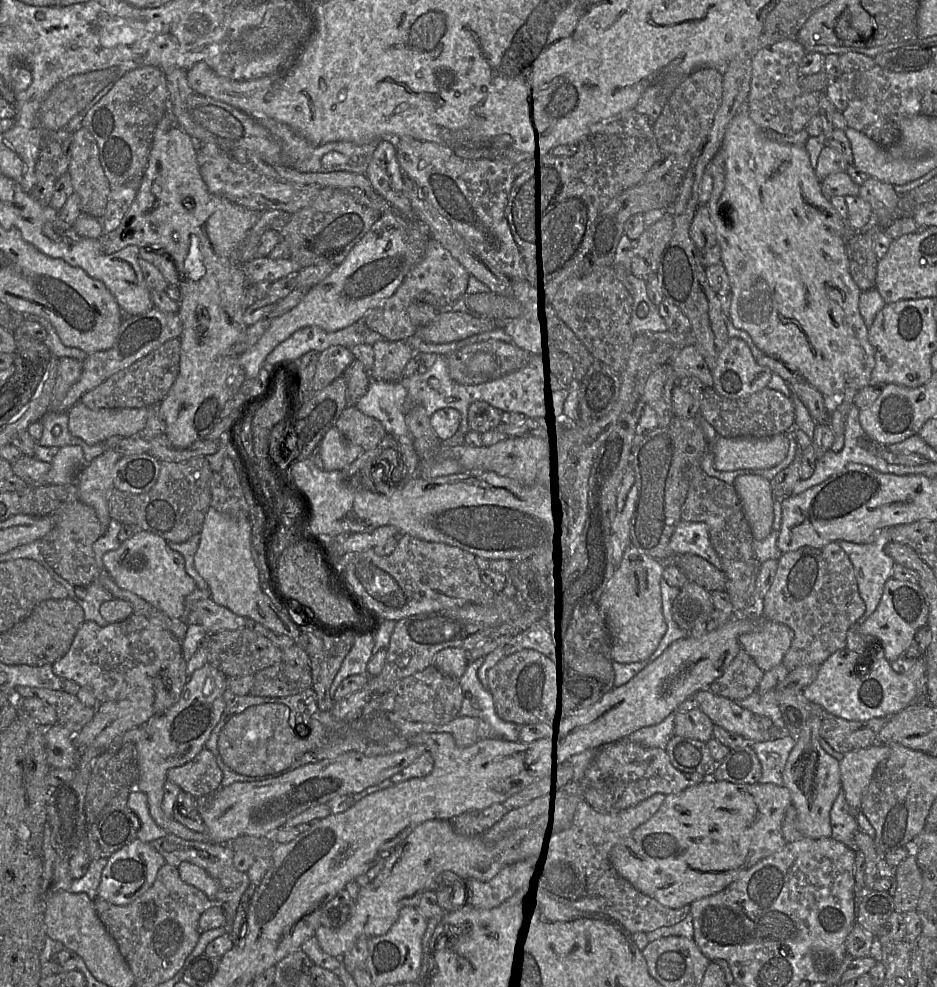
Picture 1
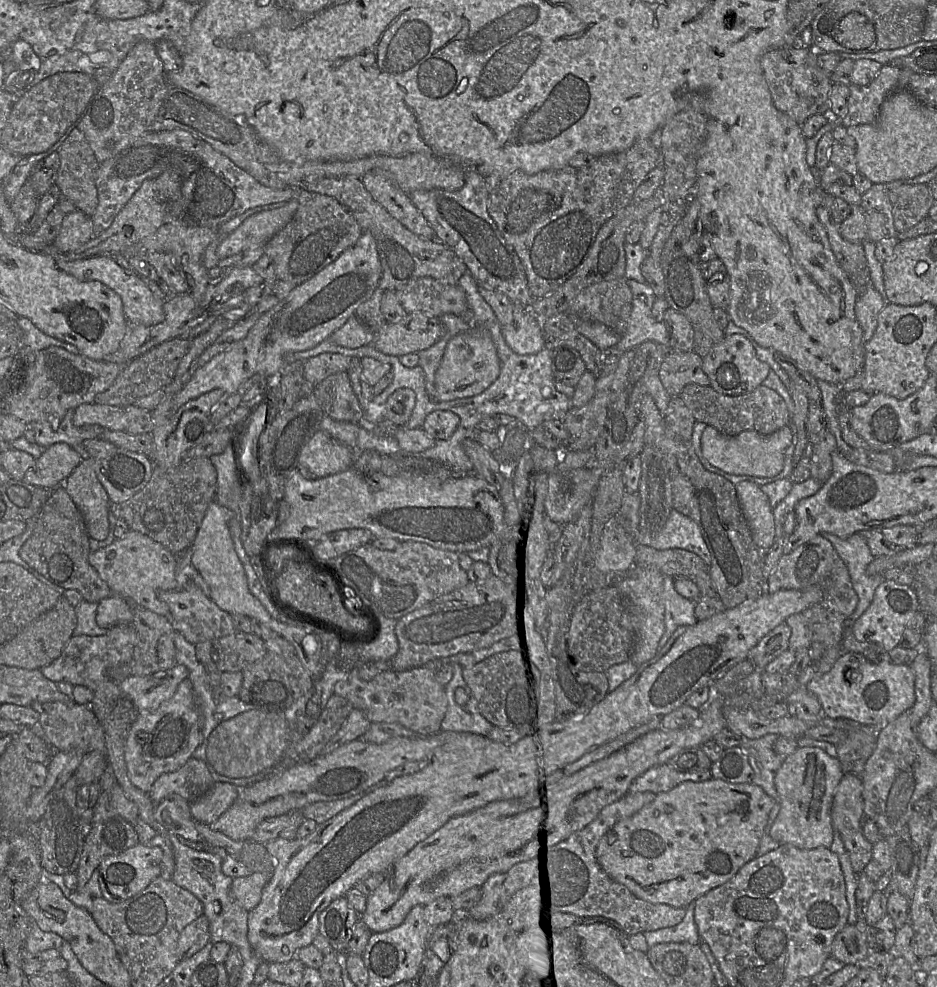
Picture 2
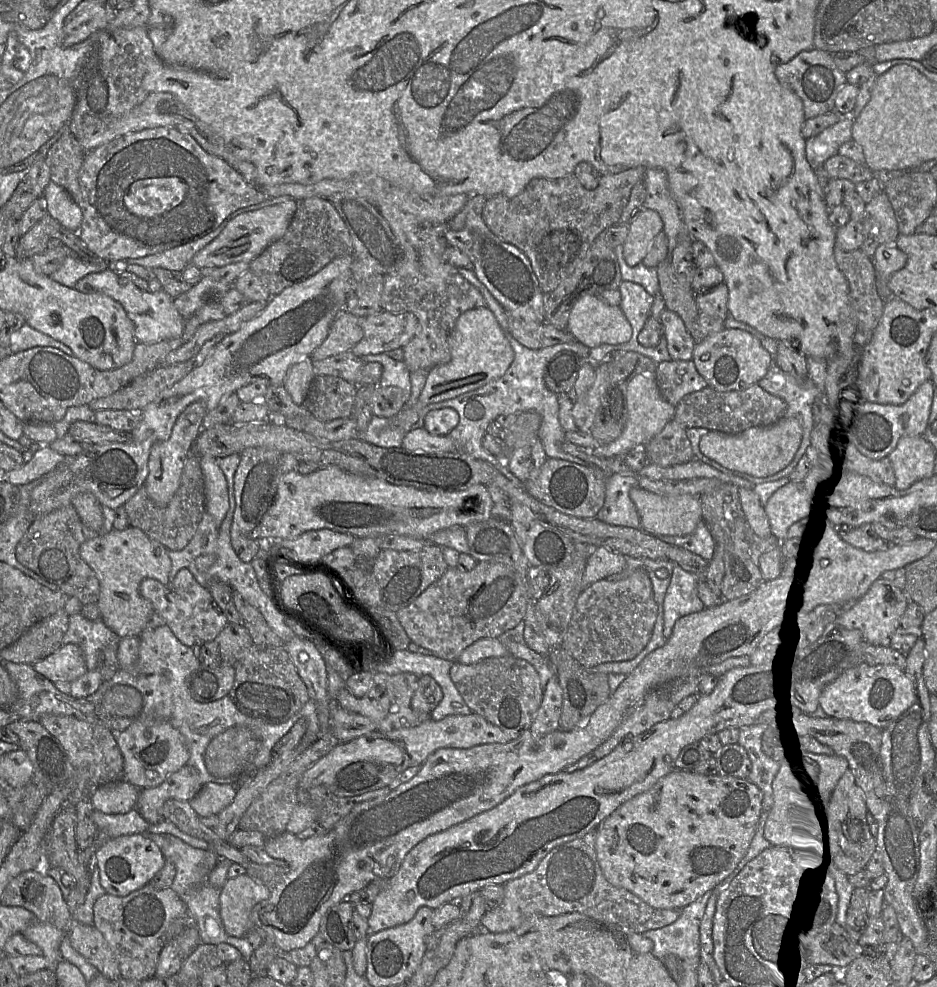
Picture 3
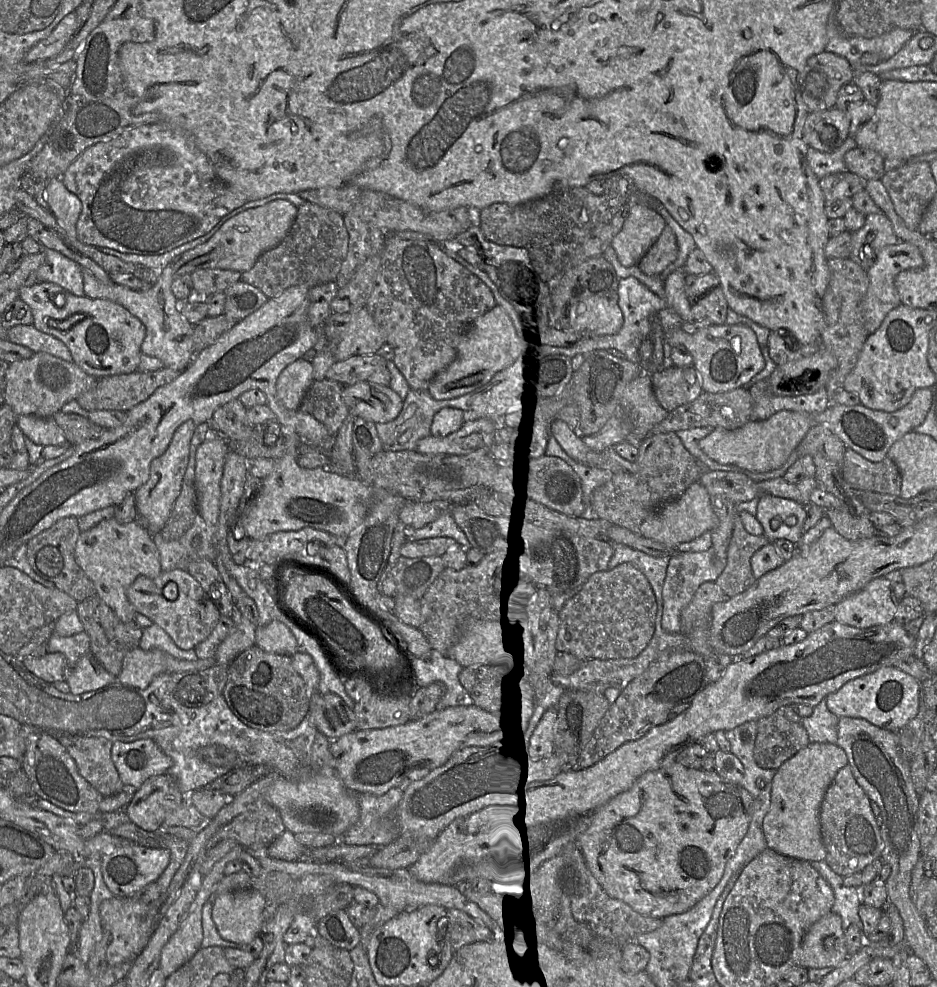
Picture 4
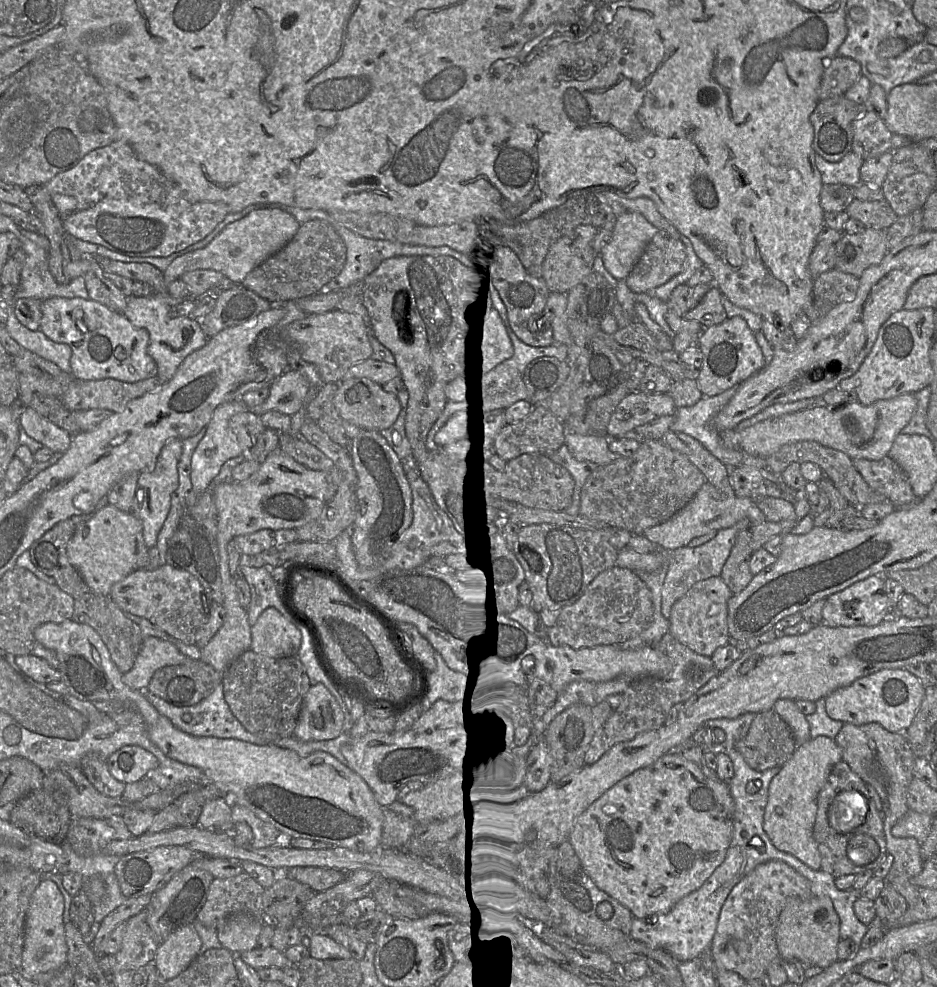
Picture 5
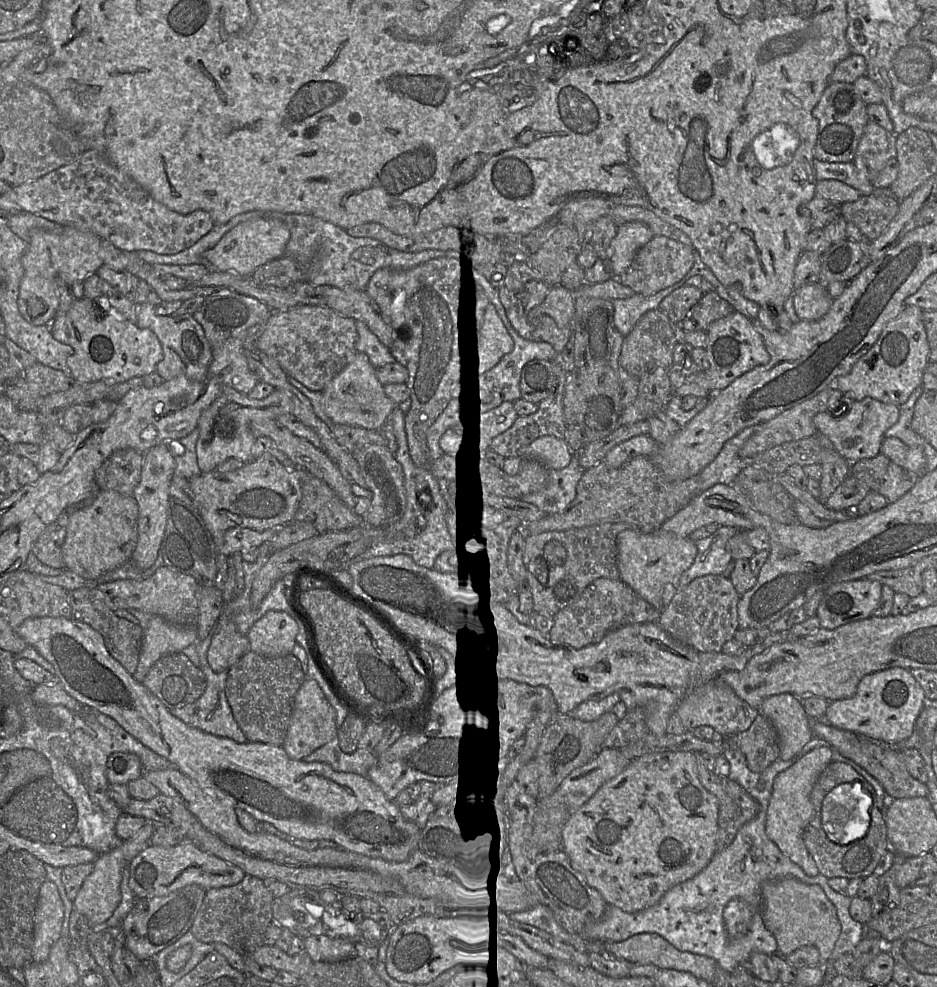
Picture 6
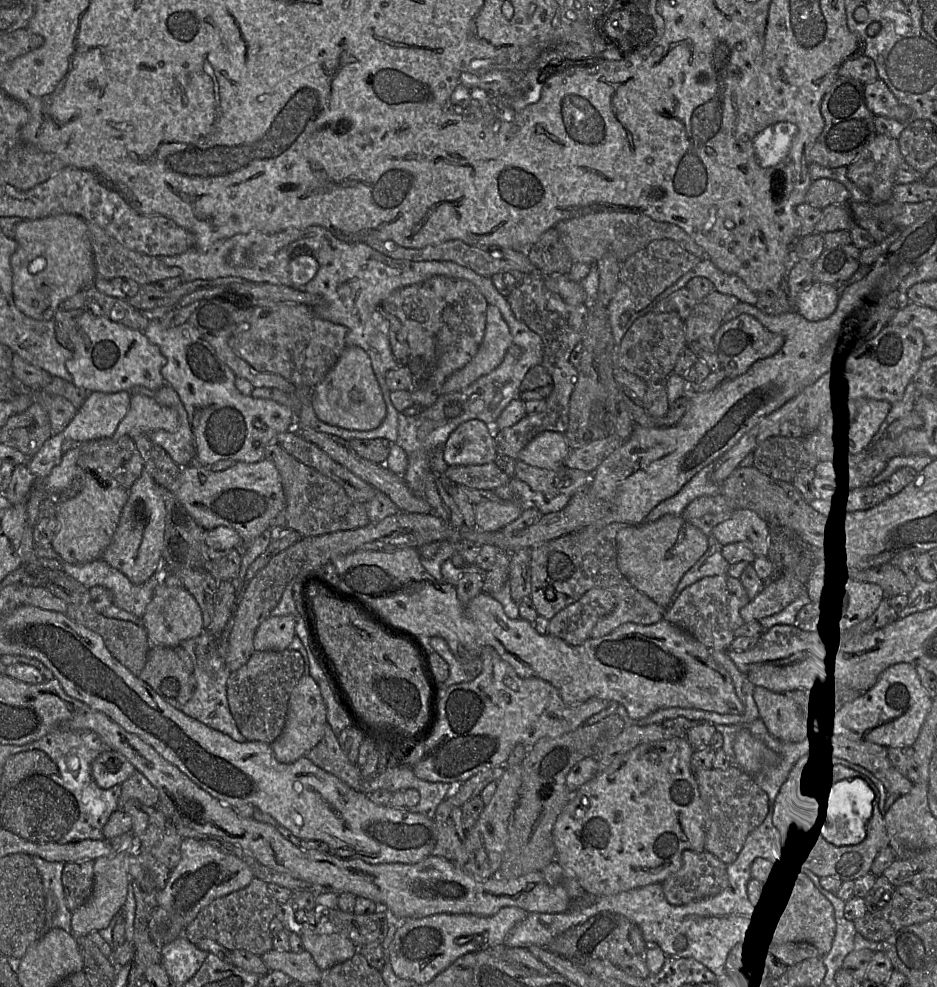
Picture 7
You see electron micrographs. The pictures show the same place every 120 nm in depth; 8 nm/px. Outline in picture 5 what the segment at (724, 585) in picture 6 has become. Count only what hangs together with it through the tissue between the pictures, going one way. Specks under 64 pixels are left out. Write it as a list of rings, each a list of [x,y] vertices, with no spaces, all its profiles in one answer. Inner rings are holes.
[[[720,576],[711,577],[695,583],[687,593],[673,605],[669,618],[669,634],[694,652],[711,657],[717,648],[729,644],[731,641],[728,631],[727,616],[728,601],[732,596],[733,593]]]

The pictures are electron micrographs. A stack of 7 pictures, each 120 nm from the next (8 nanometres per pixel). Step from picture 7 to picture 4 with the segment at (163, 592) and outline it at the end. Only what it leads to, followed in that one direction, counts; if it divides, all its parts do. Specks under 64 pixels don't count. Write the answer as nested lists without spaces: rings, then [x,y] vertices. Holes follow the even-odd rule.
[[[136,647],[125,655],[117,680],[123,685],[145,689],[159,674],[201,671],[215,665],[215,658],[180,660],[157,648],[142,650]]]

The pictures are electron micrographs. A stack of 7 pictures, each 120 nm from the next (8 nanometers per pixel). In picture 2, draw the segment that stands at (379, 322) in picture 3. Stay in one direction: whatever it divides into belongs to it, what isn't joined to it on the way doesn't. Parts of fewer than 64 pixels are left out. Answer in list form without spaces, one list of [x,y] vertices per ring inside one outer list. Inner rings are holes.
[[[413,312],[398,322],[383,325],[374,334],[373,346],[386,355],[399,357],[425,350],[444,335],[439,317]]]

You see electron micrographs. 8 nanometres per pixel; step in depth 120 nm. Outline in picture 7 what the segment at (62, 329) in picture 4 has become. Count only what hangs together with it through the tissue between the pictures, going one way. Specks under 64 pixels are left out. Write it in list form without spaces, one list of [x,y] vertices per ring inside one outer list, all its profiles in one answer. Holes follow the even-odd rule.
[[[84,309],[73,334],[73,344],[73,356],[65,366],[73,377],[73,384],[88,392],[115,393],[130,391],[136,386],[155,391],[165,384],[161,369],[167,359],[142,331]]]

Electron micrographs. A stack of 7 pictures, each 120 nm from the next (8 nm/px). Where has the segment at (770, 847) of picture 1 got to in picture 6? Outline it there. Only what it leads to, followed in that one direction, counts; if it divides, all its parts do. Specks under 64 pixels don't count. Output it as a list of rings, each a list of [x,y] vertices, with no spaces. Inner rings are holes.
[[[646,753],[631,760],[621,773],[569,815],[562,831],[561,849],[608,905],[635,913],[655,905],[672,887],[694,878],[708,866],[717,853],[718,813],[718,799],[699,779],[695,753]]]

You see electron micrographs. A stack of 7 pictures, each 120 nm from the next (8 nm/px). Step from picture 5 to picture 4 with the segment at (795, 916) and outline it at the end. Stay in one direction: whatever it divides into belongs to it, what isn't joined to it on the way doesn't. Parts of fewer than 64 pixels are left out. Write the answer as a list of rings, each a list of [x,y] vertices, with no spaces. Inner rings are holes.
[[[830,912],[806,932],[799,948],[798,966],[806,969],[837,967],[848,957],[841,917]]]

